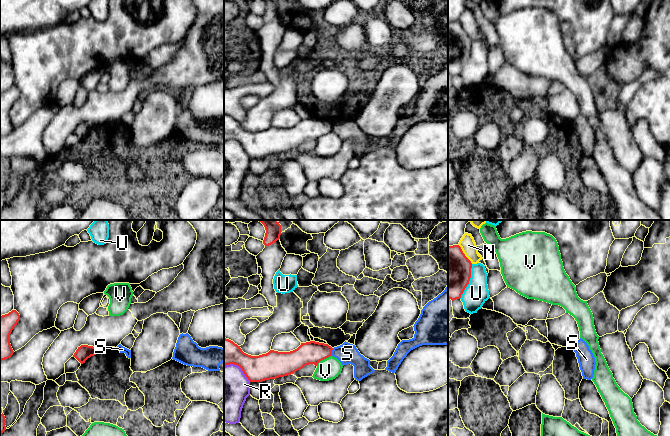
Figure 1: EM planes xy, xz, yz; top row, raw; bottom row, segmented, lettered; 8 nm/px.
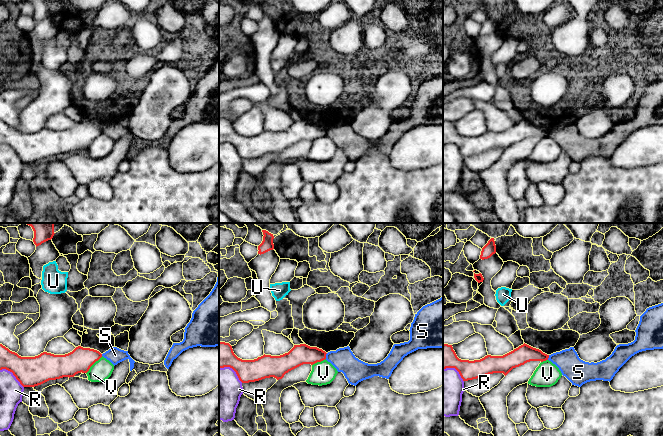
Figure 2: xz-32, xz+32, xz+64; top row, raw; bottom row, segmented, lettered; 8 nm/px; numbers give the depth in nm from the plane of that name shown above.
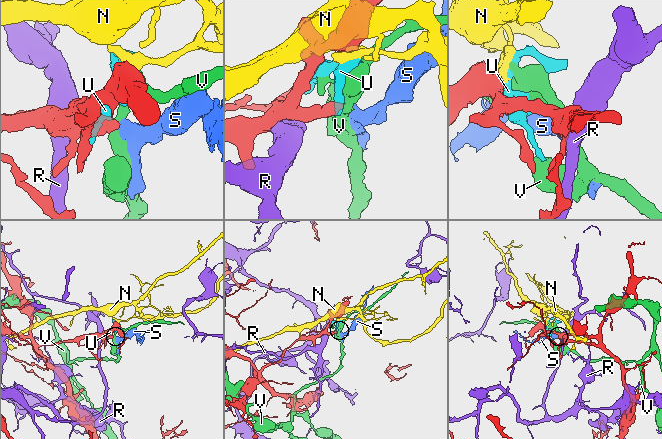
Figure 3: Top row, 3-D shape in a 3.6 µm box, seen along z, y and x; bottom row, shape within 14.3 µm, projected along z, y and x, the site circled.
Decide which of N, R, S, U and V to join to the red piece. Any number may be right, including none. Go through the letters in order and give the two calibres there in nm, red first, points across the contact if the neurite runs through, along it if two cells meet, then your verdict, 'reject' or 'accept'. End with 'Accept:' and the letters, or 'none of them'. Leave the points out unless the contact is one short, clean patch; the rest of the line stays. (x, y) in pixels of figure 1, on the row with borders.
N: calibres 360 and 120 nm; border yz (458, 244), (464, 255), (472, 263); reject
R: calibres 220 and 380 nm; reject
S: calibres 180 and 170 nm; border xz (333, 348), (331, 355); reject
U: calibres 360 and 190 nm; reject
V: calibres 180 and 180 nm; reject
Accept: none of them

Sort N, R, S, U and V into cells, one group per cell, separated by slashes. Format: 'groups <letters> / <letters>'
groups N / R / S / U / V

